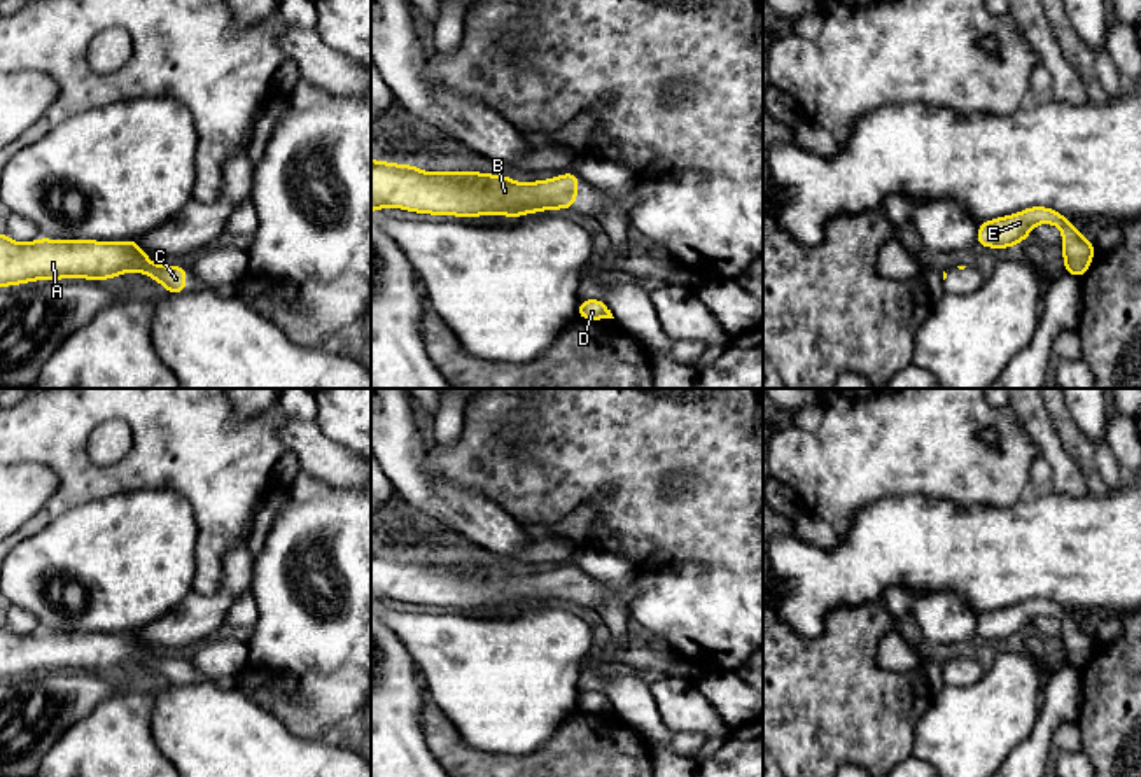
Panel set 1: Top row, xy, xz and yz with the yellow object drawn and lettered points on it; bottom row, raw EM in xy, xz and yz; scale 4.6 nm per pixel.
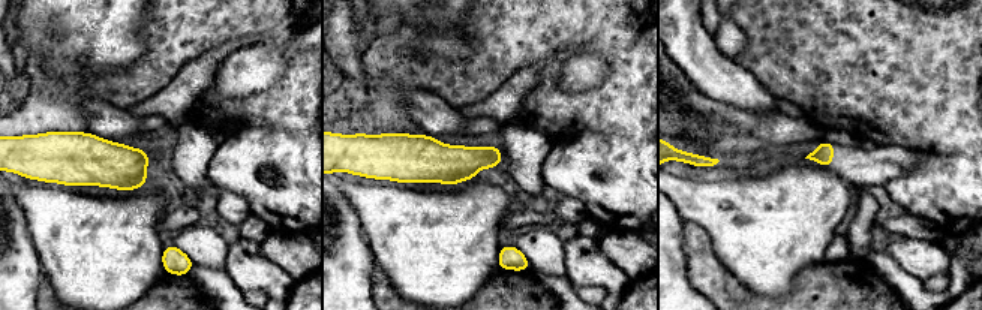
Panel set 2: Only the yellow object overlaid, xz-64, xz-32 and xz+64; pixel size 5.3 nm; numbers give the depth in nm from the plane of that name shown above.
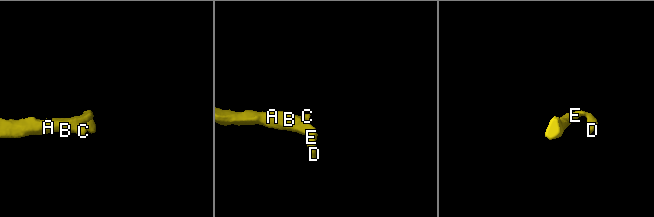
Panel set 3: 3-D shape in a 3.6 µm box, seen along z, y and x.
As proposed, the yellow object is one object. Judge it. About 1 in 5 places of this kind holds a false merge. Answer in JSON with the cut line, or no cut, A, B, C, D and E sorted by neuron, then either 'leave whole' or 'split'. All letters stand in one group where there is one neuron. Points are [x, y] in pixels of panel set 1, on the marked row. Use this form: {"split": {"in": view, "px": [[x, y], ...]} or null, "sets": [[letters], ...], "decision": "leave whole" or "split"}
{"split": null, "sets": [["A", "B", "C", "D", "E"]], "decision": "leave whole"}

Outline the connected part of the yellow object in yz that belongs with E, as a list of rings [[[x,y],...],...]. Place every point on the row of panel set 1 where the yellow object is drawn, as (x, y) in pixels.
[[[1029,206],[1022,212],[978,224],[976,245],[1012,248],[1031,236],[1038,224],[1054,224],[1062,231],[1064,271],[1082,278],[1094,262],[1096,243],[1087,240],[1066,215],[1048,206]]]

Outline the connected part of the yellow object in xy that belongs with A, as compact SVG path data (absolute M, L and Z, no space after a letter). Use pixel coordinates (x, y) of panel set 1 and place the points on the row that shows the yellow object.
M0 231L0 287L37 280L108 280L126 271L144 273L170 294L186 294L184 264L152 264L135 238L126 242L51 240L19 243Z

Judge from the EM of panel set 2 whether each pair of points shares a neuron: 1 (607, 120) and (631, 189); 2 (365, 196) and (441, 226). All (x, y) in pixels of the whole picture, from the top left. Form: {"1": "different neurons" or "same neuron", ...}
{"1": "different neurons", "2": "same neuron"}

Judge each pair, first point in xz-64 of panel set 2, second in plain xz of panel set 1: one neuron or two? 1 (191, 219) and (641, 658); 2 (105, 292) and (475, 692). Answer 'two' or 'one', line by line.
1: one
2: one

